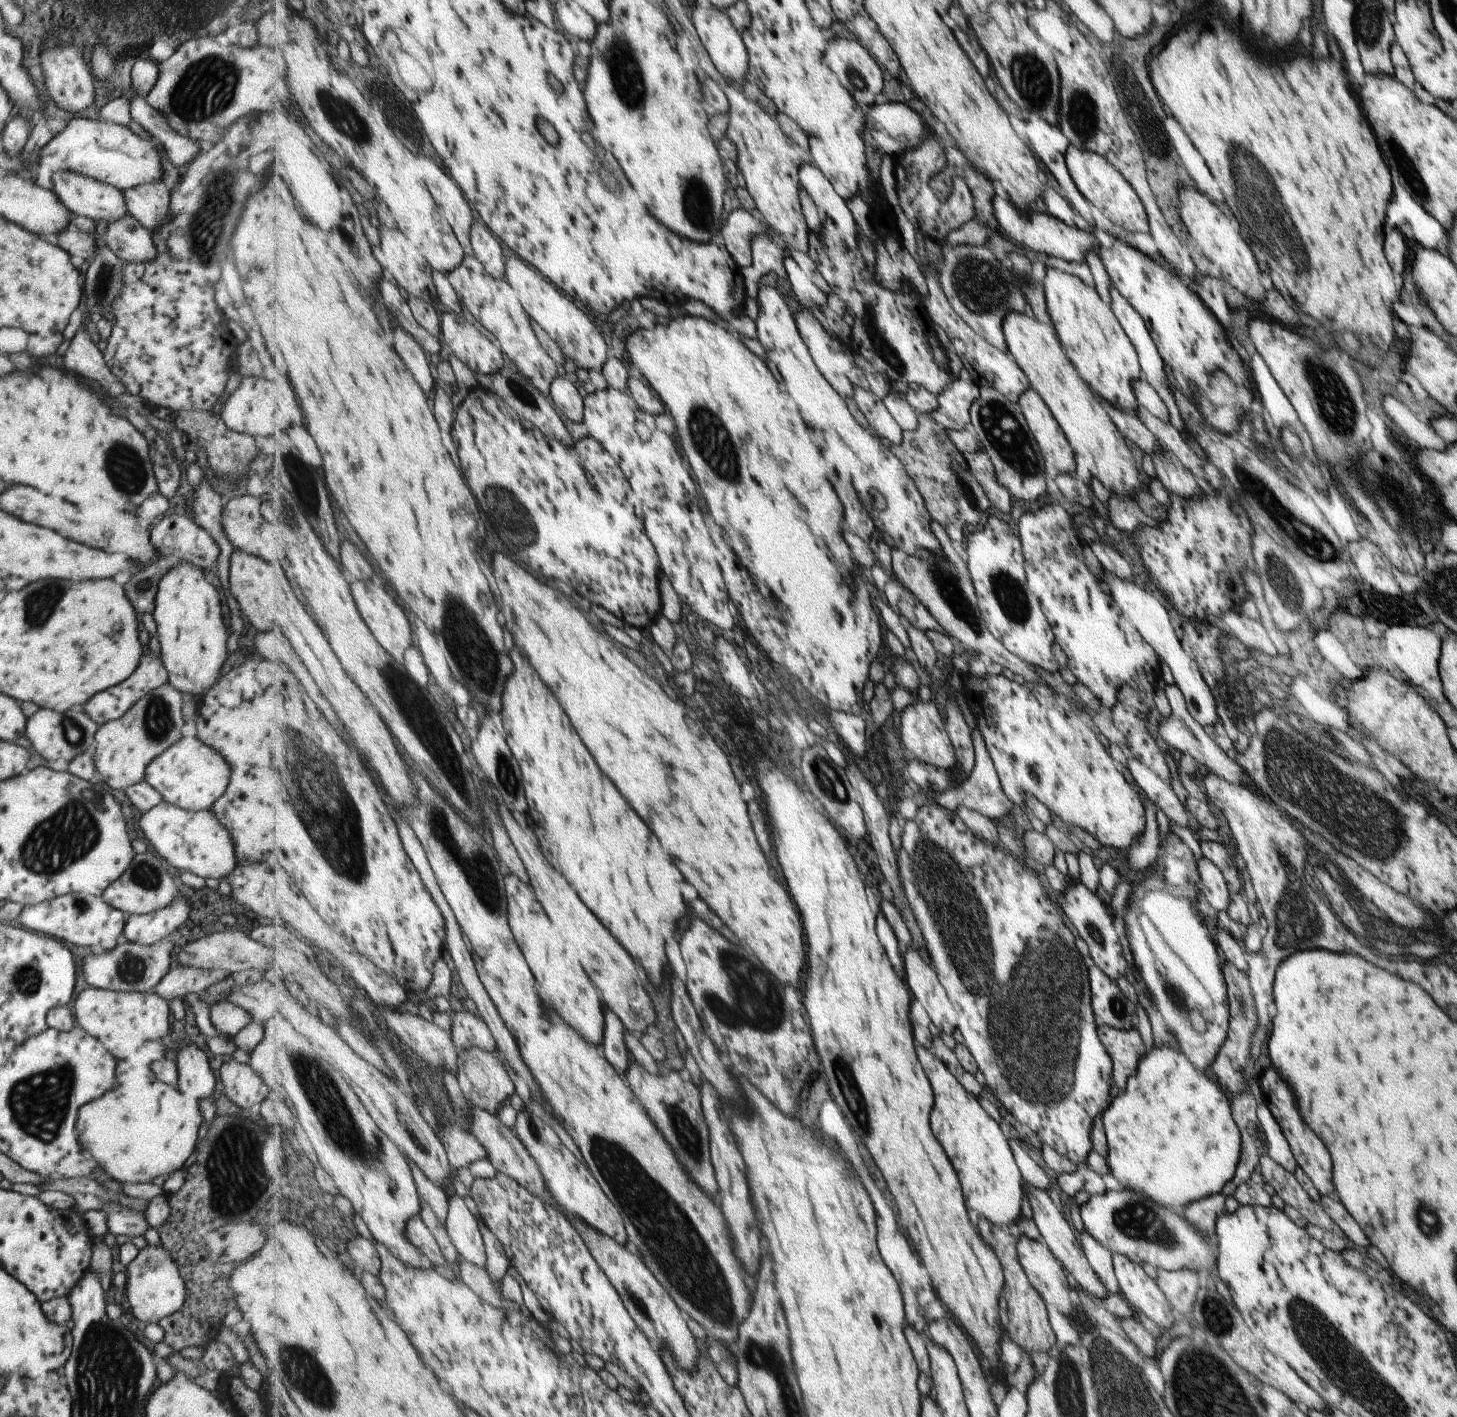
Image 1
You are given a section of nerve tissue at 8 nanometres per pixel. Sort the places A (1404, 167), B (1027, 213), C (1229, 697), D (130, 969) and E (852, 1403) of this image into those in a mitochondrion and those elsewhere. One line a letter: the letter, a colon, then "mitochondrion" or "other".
A: mitochondrion
B: other
C: other
D: mitochondrion
E: other

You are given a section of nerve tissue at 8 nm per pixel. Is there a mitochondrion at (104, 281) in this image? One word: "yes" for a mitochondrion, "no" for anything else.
yes

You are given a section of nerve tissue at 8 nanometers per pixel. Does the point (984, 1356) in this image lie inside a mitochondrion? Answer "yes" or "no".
no

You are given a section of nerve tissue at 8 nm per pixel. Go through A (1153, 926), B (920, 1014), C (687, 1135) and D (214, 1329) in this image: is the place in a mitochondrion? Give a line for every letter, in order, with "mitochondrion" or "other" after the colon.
A: other
B: other
C: mitochondrion
D: other

